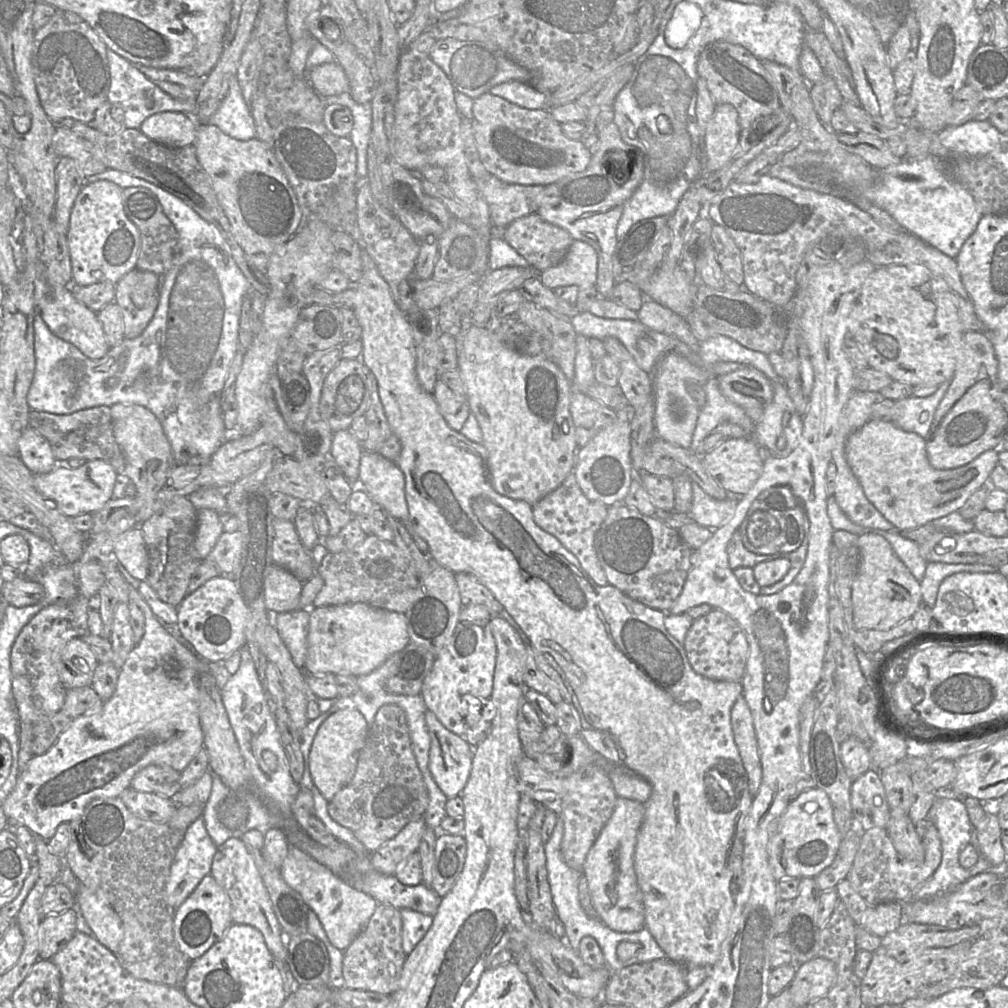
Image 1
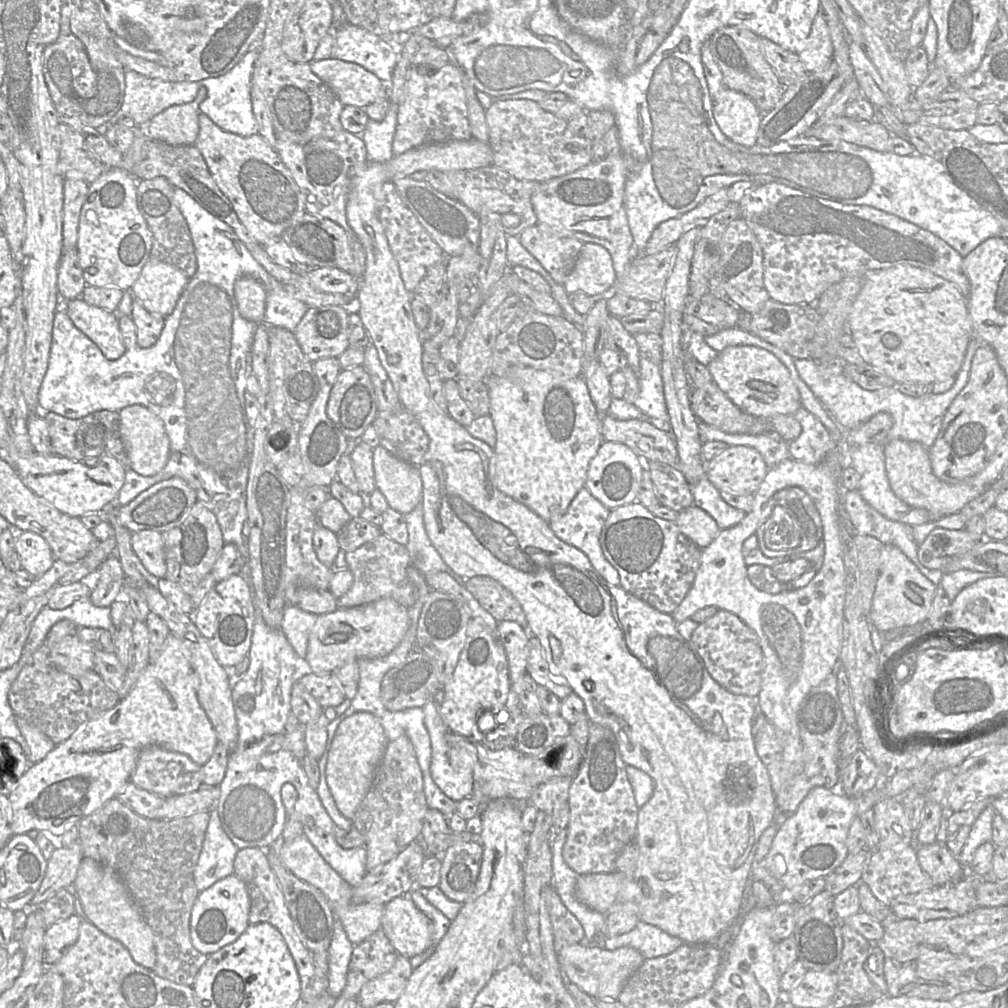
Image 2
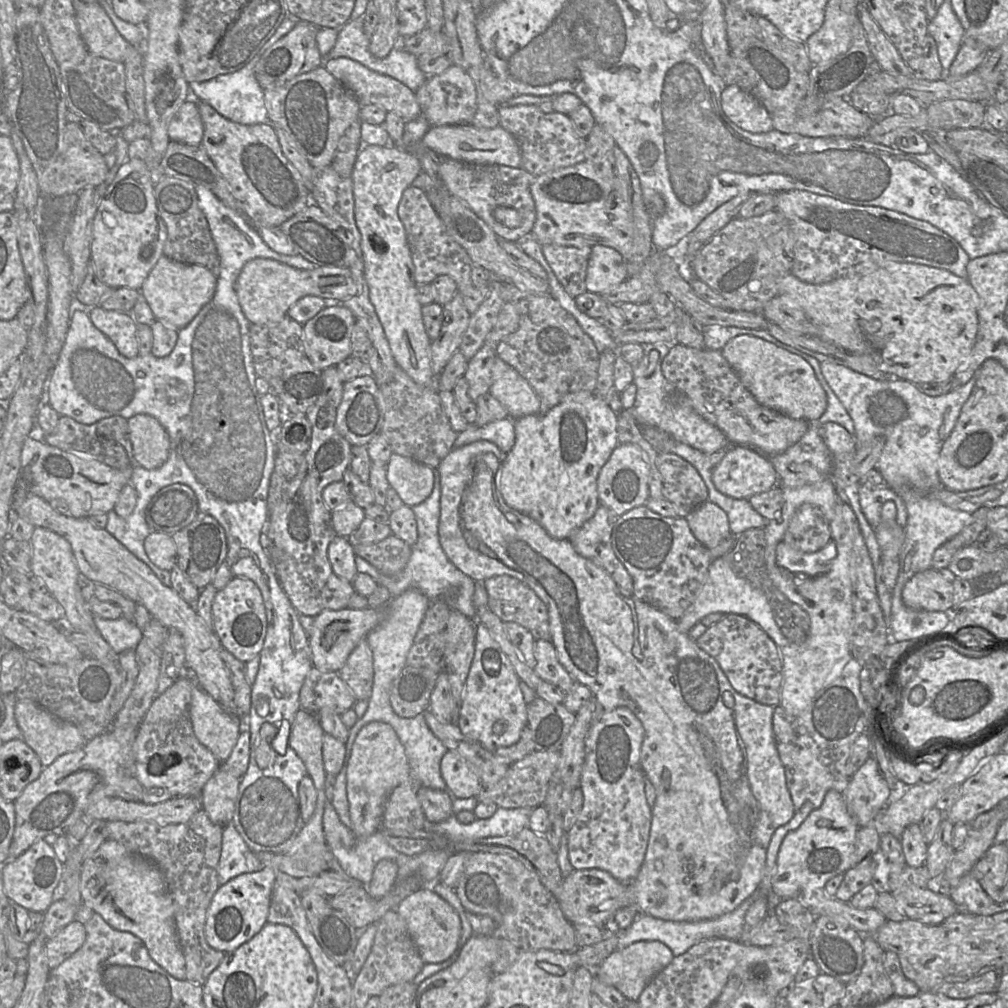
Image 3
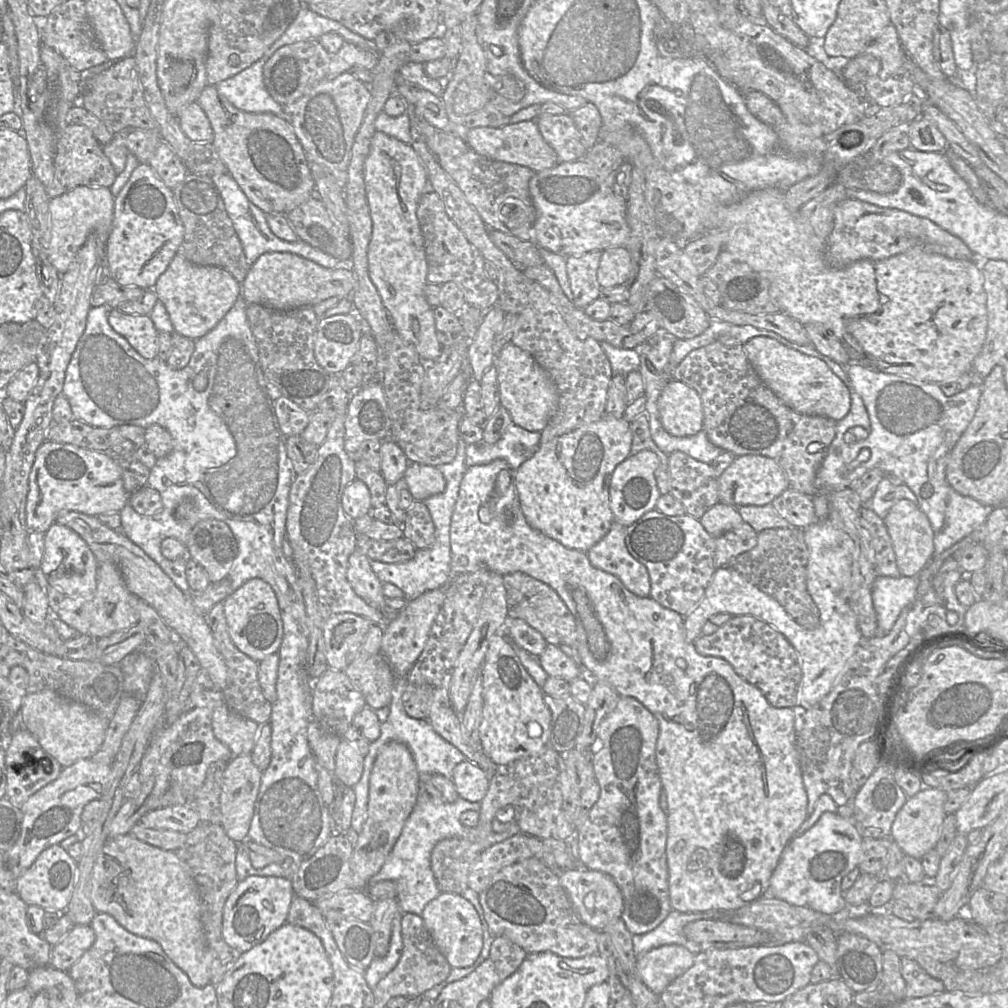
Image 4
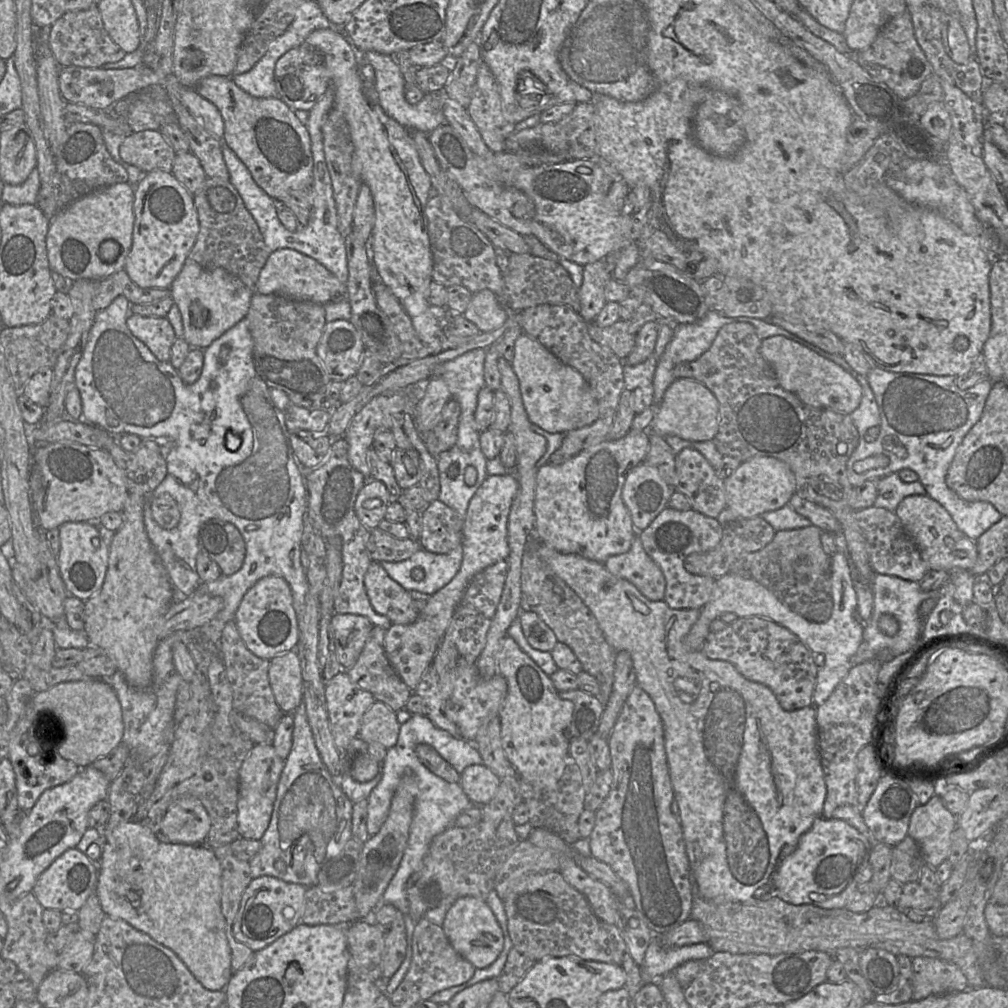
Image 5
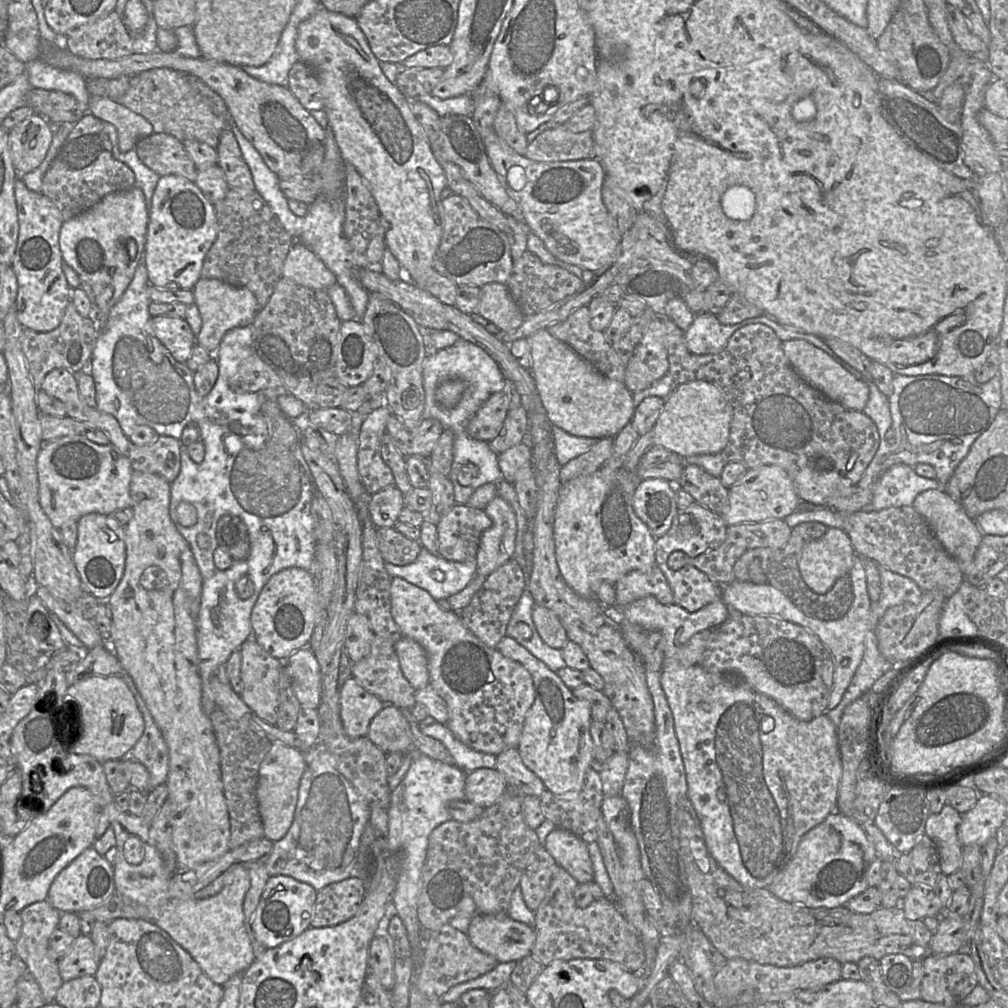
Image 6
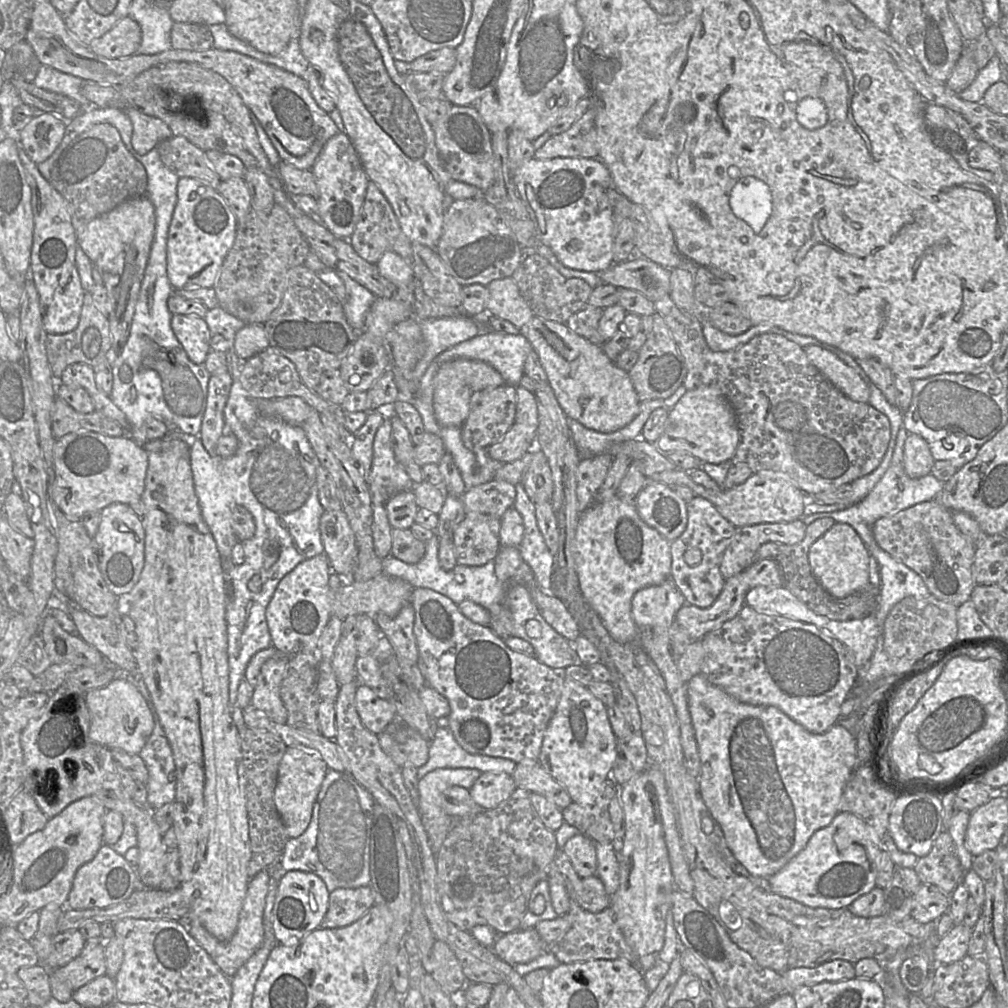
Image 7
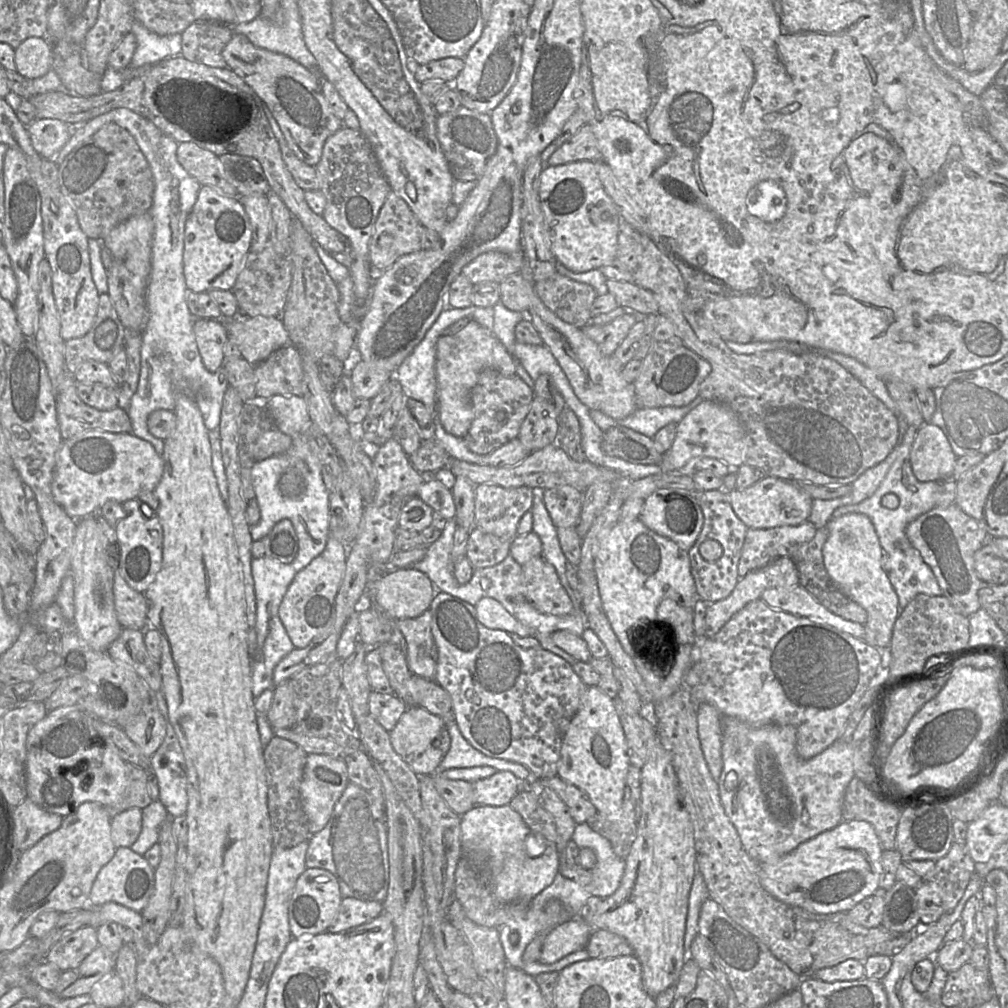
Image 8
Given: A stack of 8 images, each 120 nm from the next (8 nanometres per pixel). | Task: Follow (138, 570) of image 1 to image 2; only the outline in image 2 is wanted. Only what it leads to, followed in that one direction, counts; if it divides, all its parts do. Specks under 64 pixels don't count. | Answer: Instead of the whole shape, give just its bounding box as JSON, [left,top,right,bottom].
[131,530,167,578]

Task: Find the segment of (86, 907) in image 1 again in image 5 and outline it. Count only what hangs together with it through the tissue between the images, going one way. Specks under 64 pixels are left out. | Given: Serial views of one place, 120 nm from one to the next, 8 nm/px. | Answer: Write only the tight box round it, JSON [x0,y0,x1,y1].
[95,820,234,991]

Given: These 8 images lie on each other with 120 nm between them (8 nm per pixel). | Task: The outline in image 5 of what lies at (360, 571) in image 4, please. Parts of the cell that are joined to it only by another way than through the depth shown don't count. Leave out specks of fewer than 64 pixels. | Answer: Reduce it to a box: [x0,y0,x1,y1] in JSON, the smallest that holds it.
[364,560,418,624]

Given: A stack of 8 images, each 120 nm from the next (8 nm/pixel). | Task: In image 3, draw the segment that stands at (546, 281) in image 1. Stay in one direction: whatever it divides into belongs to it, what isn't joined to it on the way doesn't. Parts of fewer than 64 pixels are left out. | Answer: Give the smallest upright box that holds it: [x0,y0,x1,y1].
[585,245,628,294]

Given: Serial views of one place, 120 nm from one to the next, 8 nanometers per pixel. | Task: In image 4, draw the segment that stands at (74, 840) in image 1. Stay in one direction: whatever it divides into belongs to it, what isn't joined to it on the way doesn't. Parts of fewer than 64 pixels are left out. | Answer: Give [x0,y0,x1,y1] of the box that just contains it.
[130,822,242,985]

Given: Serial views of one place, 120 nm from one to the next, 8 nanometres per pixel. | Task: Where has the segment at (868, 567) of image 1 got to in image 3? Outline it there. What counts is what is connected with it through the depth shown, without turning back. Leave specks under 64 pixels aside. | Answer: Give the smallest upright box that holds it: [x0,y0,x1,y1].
[901,567,953,611]

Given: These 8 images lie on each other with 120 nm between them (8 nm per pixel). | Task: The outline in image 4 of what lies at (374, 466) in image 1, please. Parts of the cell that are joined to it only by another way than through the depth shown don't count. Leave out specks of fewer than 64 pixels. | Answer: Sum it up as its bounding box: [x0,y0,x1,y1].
[403,462,445,501]

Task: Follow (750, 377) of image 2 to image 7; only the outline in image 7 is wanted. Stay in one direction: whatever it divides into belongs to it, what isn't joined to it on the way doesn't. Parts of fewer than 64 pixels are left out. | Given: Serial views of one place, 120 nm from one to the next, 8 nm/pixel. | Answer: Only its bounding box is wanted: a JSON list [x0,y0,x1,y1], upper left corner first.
[802,345,869,403]

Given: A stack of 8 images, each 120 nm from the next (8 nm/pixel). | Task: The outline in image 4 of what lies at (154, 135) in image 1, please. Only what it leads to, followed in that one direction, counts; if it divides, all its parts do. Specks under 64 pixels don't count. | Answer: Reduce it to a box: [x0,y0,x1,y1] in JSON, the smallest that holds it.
[177,101,211,143]

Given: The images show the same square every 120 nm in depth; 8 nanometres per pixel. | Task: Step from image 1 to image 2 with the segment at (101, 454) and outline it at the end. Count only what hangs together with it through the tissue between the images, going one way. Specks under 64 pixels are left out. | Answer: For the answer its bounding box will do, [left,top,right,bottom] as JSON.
[42,410,128,467]

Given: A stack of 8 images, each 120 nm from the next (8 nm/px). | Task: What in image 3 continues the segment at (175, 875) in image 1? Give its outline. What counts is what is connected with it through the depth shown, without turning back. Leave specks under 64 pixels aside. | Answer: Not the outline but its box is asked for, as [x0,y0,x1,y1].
[217,824,260,885]

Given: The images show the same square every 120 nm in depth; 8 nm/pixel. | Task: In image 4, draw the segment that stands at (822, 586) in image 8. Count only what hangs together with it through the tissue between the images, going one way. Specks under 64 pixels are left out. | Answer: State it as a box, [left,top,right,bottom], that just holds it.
[727,528,820,630]

